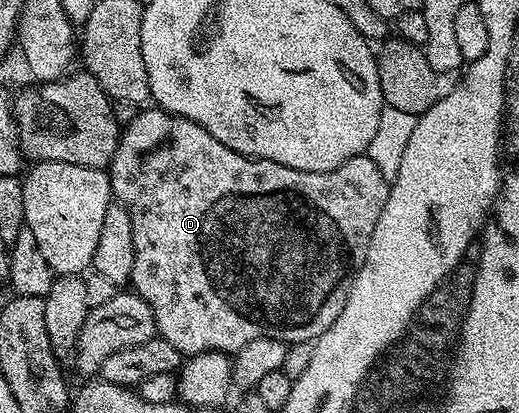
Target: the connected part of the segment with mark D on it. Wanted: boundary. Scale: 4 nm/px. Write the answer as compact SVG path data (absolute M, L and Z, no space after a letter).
M149 109L140 111L127 126L125 123L108 173L111 192L117 205L123 206L132 220L134 255L129 285L133 293L142 297L148 308L152 308L154 324L161 338L168 340L168 344L172 344L172 348L176 348L184 356L204 352L233 356L240 348L244 348L244 344L252 344L252 340L275 338L287 344L313 342L315 338L328 332L328 328L336 324L336 316L344 312L344 304L348 300L354 277L358 275L368 256L368 244L372 240L372 232L376 232L376 220L380 220L380 212L384 212L384 204L390 195L390 183L380 172L380 168L376 168L376 164L372 164L368 156L353 158L340 164L340 168L332 168L328 172L300 172L272 160L245 158L240 152L220 144L220 140L216 140L212 132L200 128L200 124L170 114L167 110Z

